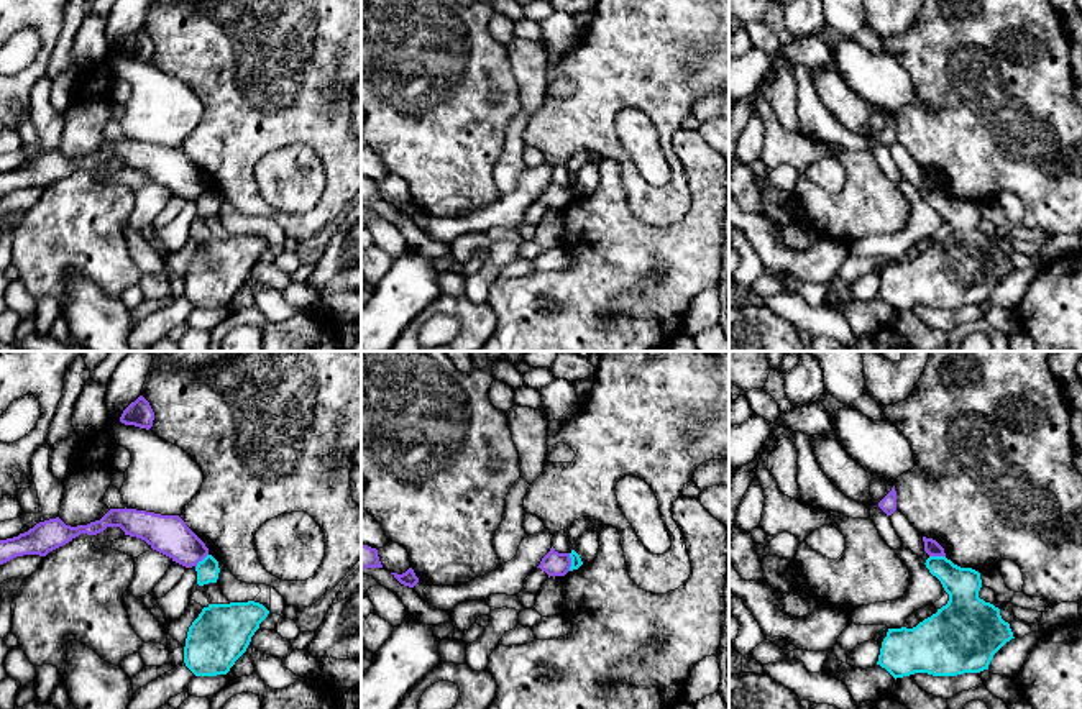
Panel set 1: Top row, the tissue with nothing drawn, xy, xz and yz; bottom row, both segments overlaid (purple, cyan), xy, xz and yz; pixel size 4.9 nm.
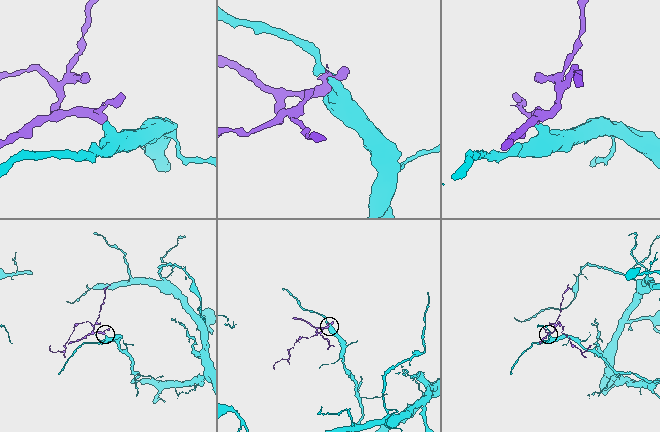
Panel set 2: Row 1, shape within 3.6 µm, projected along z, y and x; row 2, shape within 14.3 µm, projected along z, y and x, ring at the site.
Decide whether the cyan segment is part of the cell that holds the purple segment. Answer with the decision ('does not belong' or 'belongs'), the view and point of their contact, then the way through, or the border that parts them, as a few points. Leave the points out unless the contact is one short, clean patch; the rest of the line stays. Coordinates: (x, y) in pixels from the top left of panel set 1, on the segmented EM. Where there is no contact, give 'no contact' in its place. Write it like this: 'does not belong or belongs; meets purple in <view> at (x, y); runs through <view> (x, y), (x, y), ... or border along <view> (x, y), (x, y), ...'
does not belong; meets purple in xz at (570, 562); border along xz (568, 553), (570, 570)

